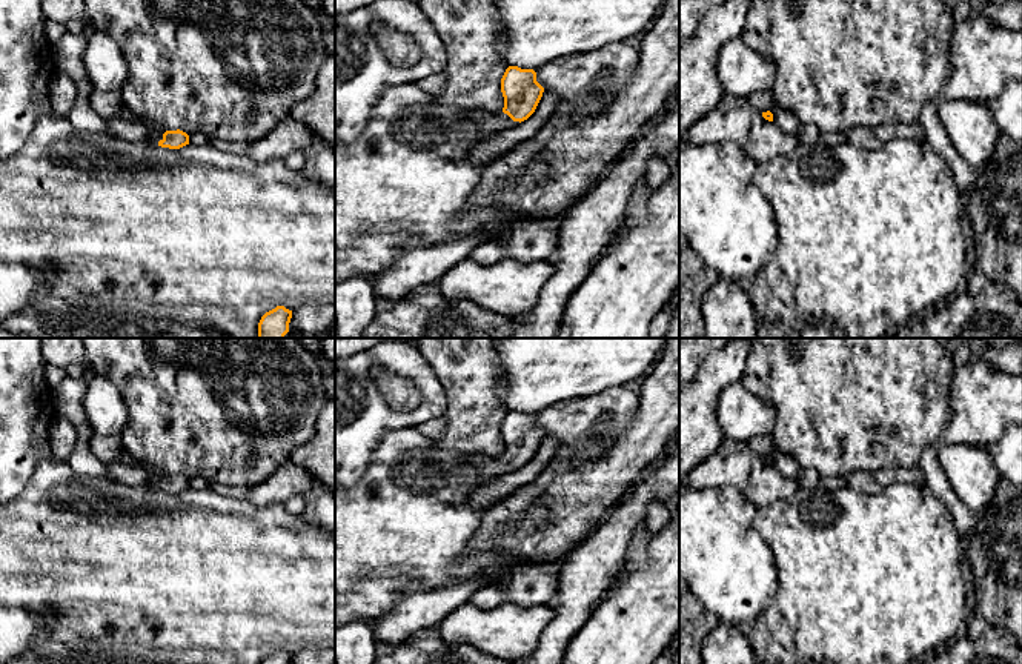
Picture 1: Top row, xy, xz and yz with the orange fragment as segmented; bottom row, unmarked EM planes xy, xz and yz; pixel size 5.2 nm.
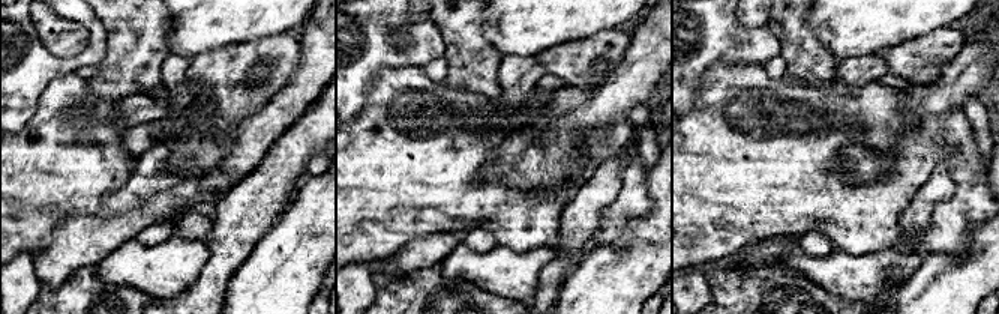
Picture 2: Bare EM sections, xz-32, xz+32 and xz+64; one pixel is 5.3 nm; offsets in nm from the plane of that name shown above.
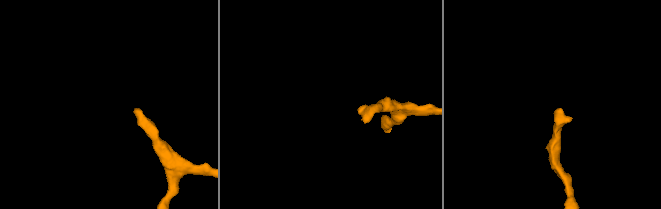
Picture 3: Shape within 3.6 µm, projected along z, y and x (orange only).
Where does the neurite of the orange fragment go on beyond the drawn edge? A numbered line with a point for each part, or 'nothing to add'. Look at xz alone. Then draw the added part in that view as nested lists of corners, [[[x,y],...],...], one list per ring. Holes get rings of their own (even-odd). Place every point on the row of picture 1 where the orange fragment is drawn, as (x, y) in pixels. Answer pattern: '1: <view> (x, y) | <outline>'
1: xz (486, 122) | [[[472,109],[467,118],[475,124],[475,129],[478,132],[484,134],[498,134],[501,131],[507,131],[519,124],[519,121],[513,121],[503,111],[489,112],[484,109]]]

